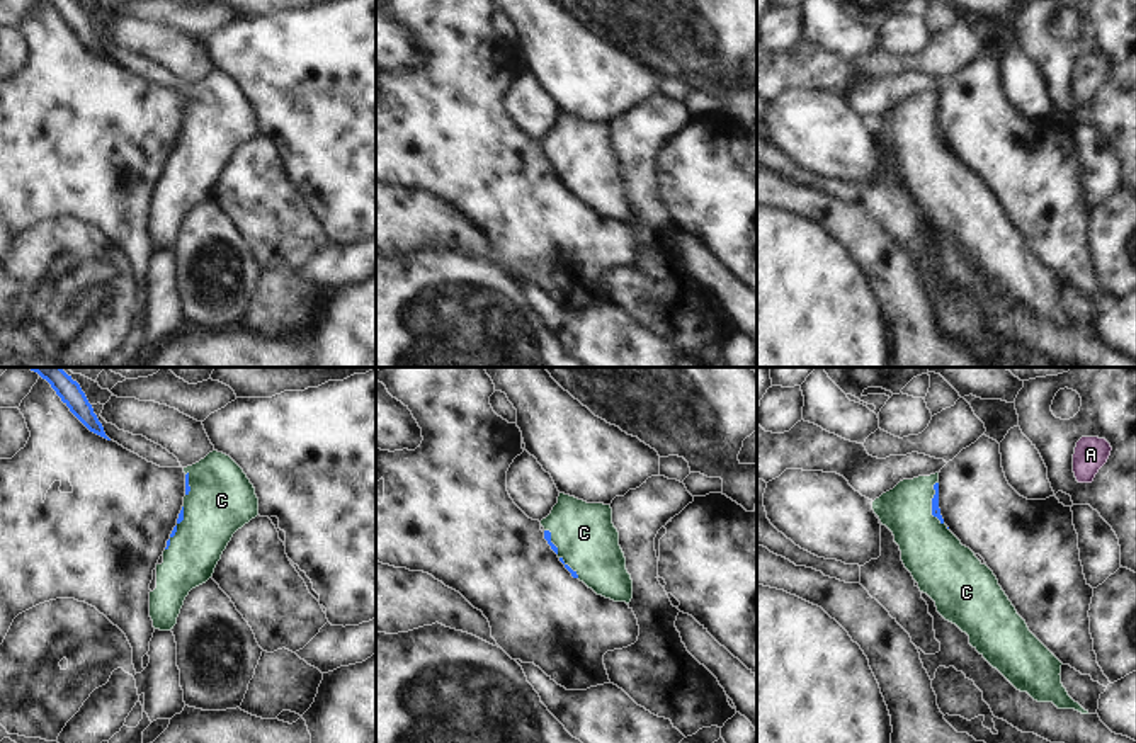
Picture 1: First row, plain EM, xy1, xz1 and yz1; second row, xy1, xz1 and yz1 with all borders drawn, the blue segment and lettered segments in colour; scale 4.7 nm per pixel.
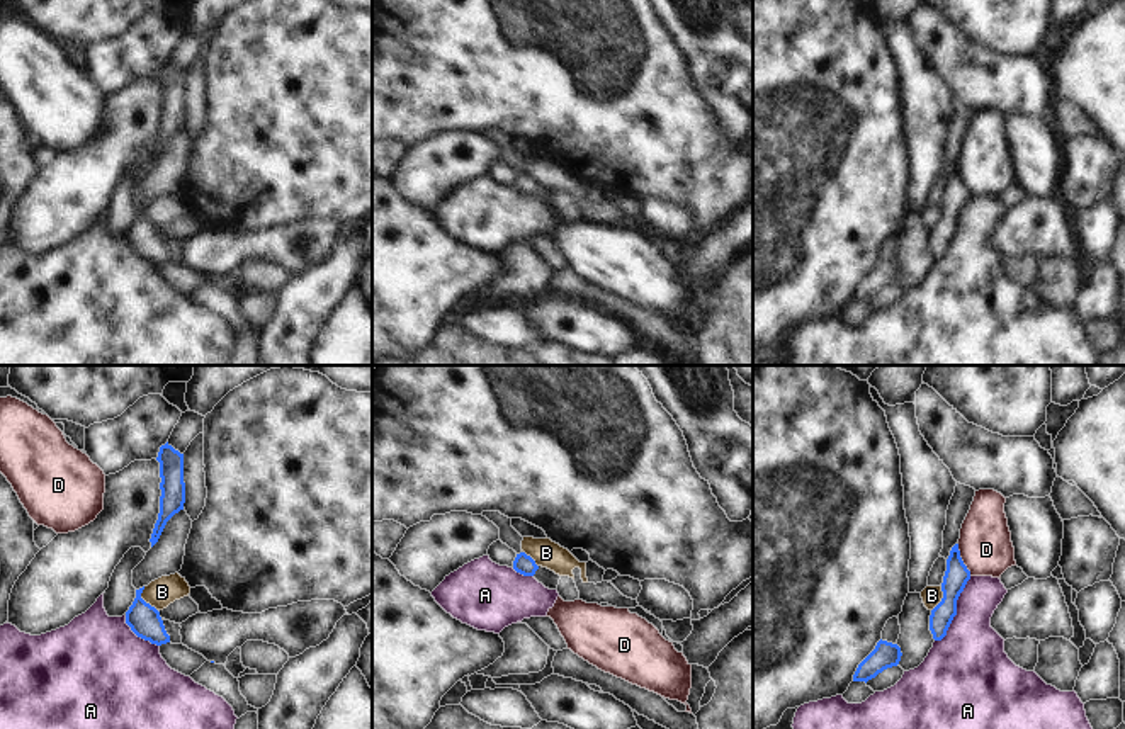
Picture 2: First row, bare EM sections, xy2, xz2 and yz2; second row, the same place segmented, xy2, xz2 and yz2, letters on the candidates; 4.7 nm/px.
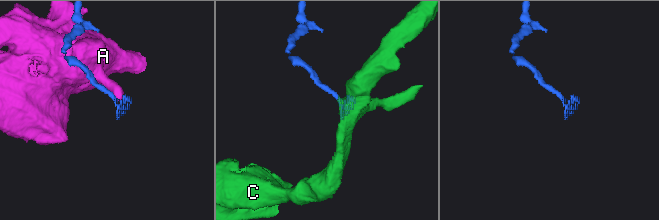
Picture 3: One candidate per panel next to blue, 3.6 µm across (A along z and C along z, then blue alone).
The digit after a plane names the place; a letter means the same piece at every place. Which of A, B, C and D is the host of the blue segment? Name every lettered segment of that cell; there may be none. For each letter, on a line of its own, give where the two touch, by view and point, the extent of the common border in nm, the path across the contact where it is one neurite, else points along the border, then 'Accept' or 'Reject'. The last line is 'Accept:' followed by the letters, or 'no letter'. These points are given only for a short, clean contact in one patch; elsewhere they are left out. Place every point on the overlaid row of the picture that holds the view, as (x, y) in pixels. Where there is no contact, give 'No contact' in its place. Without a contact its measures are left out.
A: Touches blue at yz2 (955, 610). Shared border 360 nm. Boundary: yz2 (971, 576), (957, 600), (957, 614), (947, 632), (935, 641). Reject
B: Touches blue at xy2 (143, 600). Shared border 140 nm. Boundary: xy2 (143, 587), (141, 597), (157, 610). Reject
C: Touches blue at yz1 (932, 504). Shared border 220 nm. Accept
D: Touches blue at yz2 (961, 559). Shared border 170 nm. Boundary: yz2 (957, 544), (959, 556), (971, 575). Reject
Accept: C

